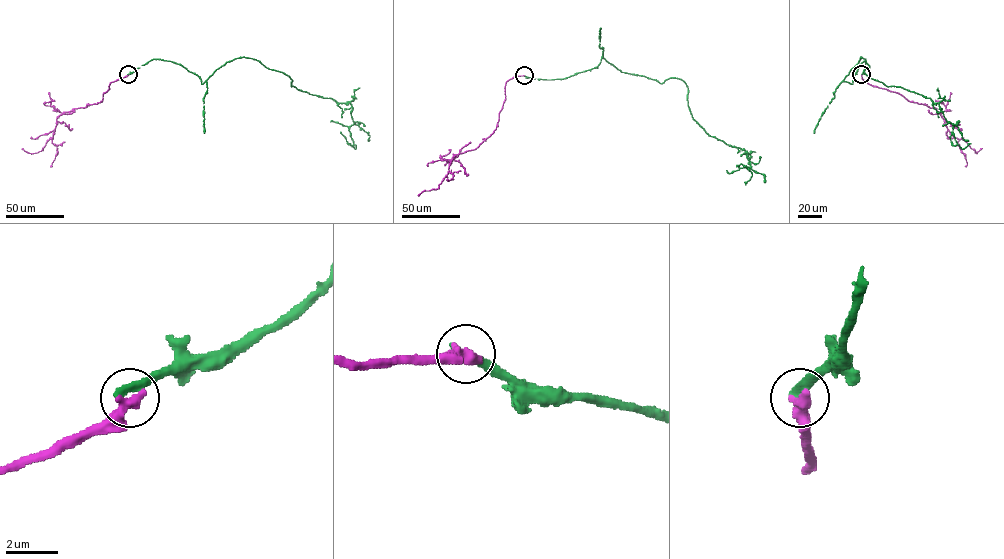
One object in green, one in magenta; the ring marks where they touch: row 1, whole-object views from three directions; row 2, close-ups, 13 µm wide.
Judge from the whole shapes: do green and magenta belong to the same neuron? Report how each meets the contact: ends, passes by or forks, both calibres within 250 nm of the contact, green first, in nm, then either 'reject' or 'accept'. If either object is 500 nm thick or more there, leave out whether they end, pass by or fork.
green ends | magenta ends | 360/480 nm | reject

